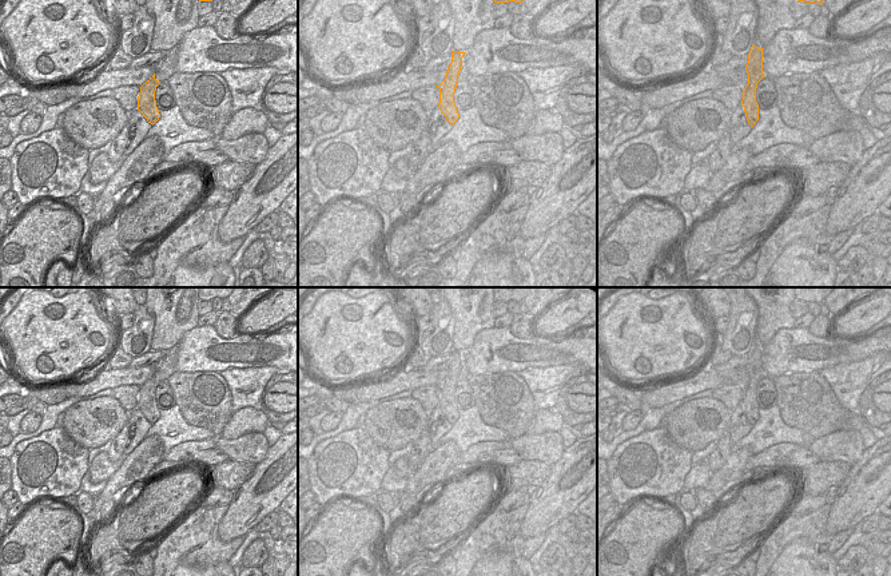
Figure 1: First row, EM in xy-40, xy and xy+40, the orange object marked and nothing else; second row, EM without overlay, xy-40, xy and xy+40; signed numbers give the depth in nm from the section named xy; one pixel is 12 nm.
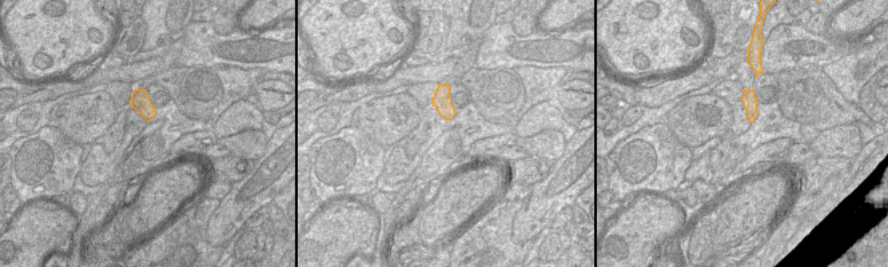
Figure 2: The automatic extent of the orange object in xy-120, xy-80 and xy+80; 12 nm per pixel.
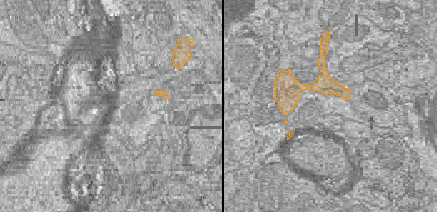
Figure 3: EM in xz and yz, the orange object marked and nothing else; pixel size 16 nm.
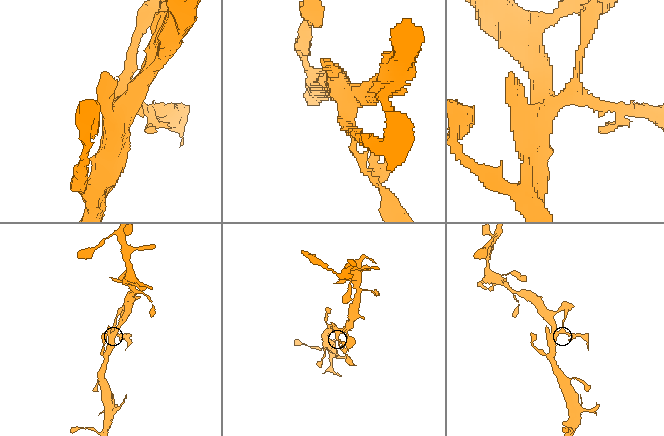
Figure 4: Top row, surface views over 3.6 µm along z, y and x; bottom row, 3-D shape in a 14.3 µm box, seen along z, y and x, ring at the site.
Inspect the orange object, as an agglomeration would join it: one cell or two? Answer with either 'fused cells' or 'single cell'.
single cell

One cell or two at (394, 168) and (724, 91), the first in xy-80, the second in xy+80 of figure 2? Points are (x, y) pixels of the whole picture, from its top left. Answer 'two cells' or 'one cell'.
two cells

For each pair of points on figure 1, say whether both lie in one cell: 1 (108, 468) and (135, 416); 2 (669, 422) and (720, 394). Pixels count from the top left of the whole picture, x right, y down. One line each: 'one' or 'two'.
1: one
2: two

